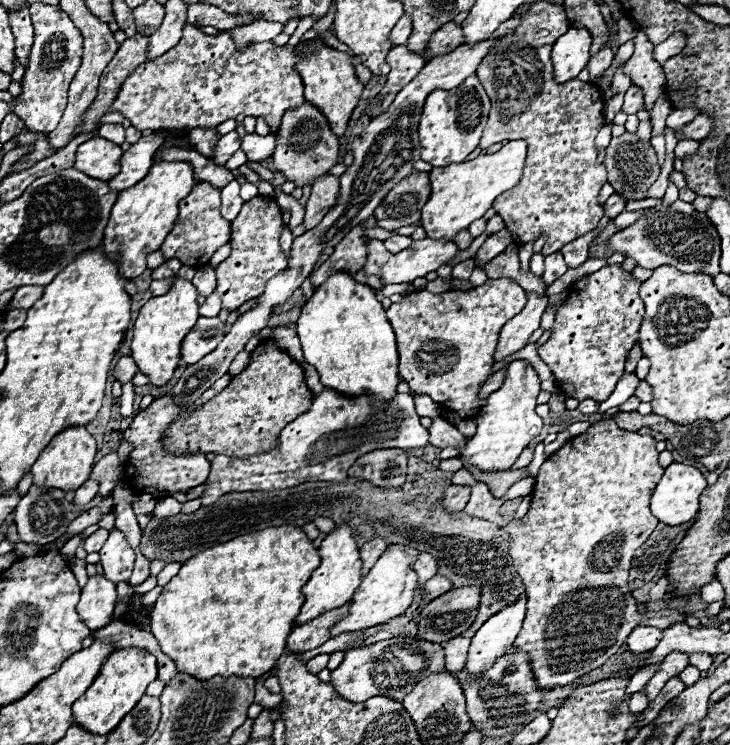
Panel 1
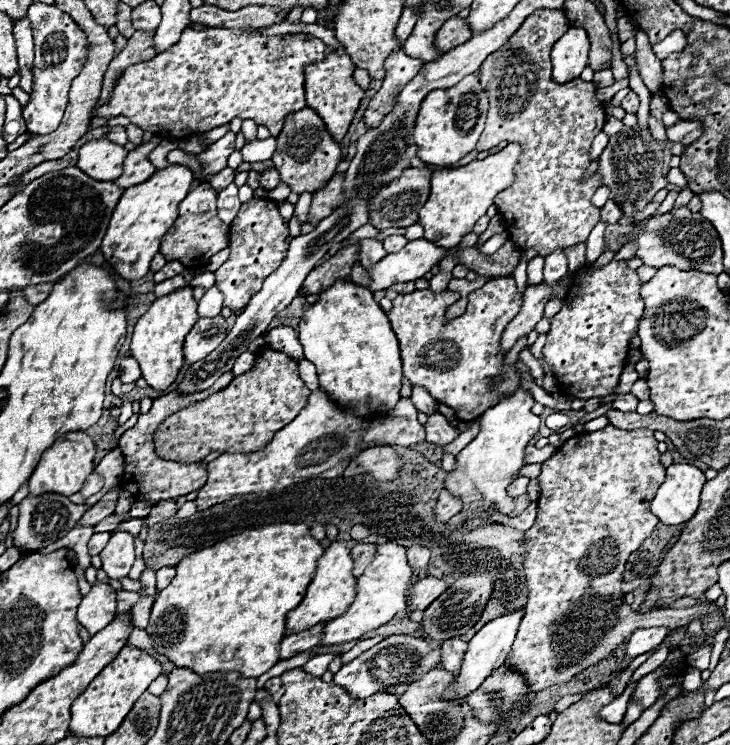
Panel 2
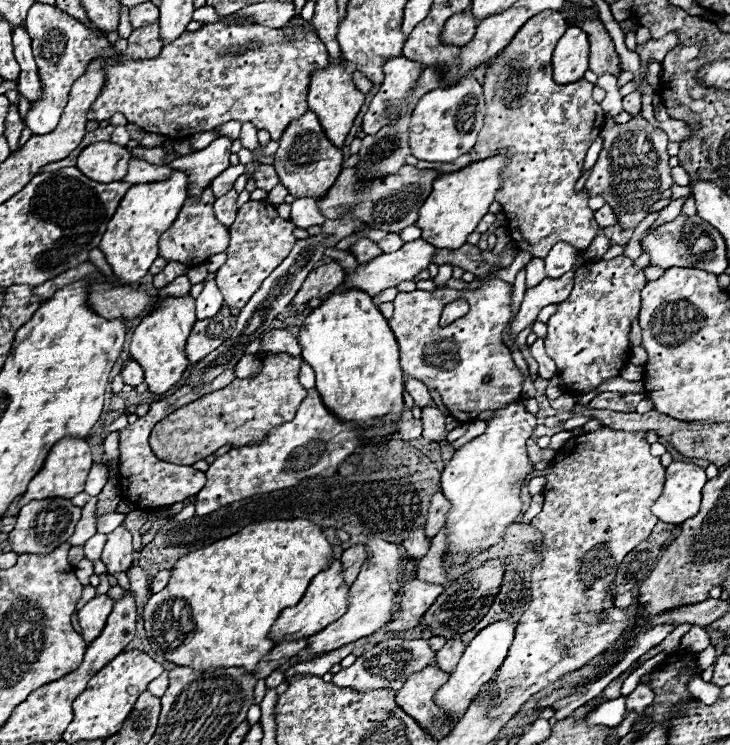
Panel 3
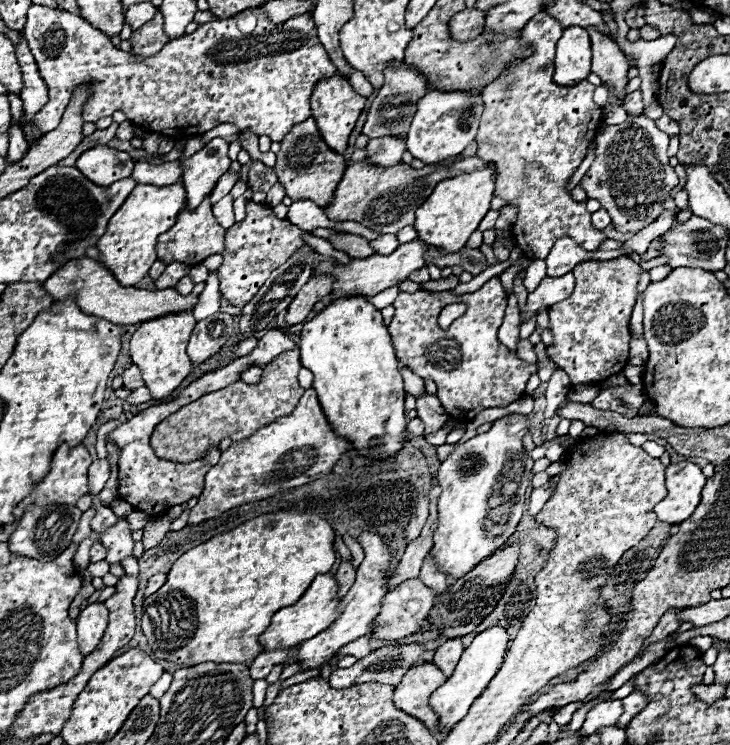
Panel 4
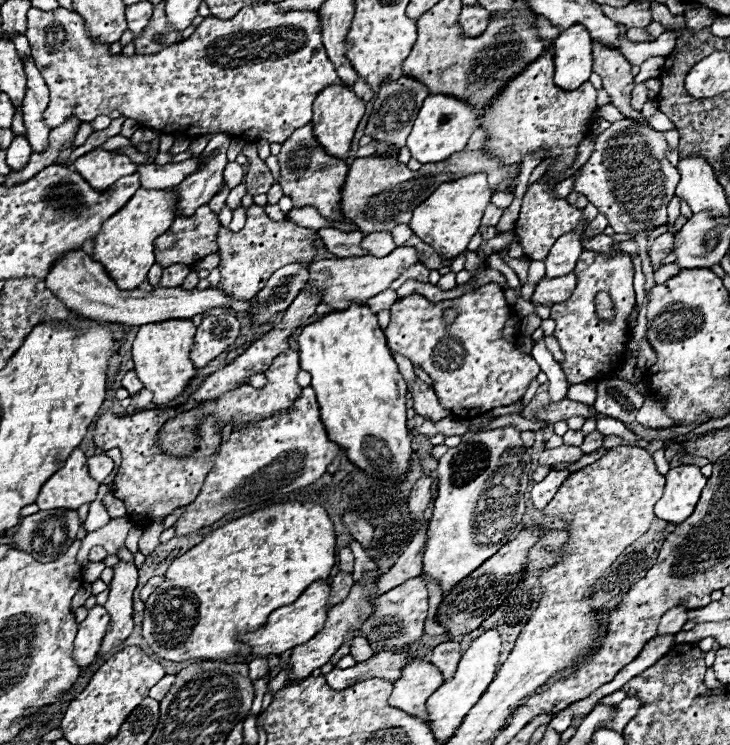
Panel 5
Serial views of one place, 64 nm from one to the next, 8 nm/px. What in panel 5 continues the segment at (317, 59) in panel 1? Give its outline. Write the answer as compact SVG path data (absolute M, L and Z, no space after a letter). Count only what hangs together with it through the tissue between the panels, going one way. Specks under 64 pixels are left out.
M336 80L334 84L330 84L318 92L312 110L314 110L314 116L312 116L314 134L316 134L318 142L322 144L322 148L326 148L328 154L346 160L348 150L350 150L350 142L352 142L354 132L358 128L358 122L364 116L364 100L360 100L346 84Z

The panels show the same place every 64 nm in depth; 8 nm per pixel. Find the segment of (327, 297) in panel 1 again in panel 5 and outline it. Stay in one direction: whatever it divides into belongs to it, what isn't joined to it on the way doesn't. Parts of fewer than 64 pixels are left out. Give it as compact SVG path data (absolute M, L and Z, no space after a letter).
M350 304L344 310L332 310L318 322L304 326L300 338L300 366L312 374L312 388L318 396L322 422L330 438L344 448L348 458L360 466L366 474L376 476L400 476L408 470L412 438L406 426L406 382L398 372L398 364L392 358L384 330L378 324L378 316L366 304Z

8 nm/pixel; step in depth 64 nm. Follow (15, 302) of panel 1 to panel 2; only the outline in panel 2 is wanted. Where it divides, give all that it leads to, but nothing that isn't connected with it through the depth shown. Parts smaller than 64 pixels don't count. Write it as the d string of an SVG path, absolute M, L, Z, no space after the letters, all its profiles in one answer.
M36 284L36 286L26 286L26 288L22 288L22 294L24 294L24 298L26 298L26 302L30 304L30 306L36 306L36 304L40 304L46 296L48 296L48 290L52 288L52 284Z

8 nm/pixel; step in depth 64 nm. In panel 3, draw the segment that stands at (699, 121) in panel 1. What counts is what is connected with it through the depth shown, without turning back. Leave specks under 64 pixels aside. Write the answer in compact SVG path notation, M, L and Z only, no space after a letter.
M674 118L660 122L660 128L668 134L670 142L684 142L684 140L692 138L692 134L694 134L694 130L688 124L684 124L682 120L674 120Z

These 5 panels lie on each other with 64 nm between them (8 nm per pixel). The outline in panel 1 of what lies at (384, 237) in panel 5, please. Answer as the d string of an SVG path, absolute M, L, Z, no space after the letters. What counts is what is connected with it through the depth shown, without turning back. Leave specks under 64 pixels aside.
M396 234L396 236L388 238L384 244L386 244L386 250L388 250L388 252L392 252L392 254L398 254L400 250L406 250L406 248L412 244L412 238Z

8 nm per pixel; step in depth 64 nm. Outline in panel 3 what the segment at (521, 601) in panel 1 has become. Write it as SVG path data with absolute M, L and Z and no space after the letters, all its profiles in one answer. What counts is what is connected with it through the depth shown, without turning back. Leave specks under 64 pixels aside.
M498 620L486 628L482 628L474 640L466 646L466 652L462 654L456 670L450 674L450 680L436 692L436 700L440 702L440 706L444 706L448 710L448 714L452 714L454 718L460 718L466 708L470 706L470 700L480 692L480 686L484 686L484 682L490 682L496 674L496 670L502 666L508 648L512 646L514 640L514 630L516 624L514 622L506 622L506 620Z

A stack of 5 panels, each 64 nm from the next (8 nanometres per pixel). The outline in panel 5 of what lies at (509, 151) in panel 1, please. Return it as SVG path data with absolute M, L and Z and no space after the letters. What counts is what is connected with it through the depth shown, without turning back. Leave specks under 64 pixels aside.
M476 172L464 178L440 184L430 198L426 198L412 216L410 228L416 236L420 236L426 244L430 244L444 258L454 258L462 254L470 242L470 238L478 232L480 220L484 216L486 206L490 204L492 188L486 182L486 174Z

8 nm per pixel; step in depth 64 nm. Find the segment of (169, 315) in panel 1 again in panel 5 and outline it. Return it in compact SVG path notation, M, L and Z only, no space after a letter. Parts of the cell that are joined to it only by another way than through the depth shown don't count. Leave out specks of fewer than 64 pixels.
M174 318L174 320L140 326L140 330L132 342L132 360L136 364L140 382L144 384L146 390L150 390L154 394L154 398L152 398L154 404L166 404L166 402L174 400L194 378L196 368L188 356L190 346L194 342L194 334L196 334L194 322L184 320L184 318Z

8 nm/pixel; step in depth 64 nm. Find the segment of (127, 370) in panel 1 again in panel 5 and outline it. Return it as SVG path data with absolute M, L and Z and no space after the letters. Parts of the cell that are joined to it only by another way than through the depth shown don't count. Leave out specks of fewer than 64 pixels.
M136 370L126 372L126 376L122 378L122 388L126 388L130 394L136 394L138 390L142 390L142 388L144 388L144 386L142 386L142 382L138 380L138 376L136 376Z

